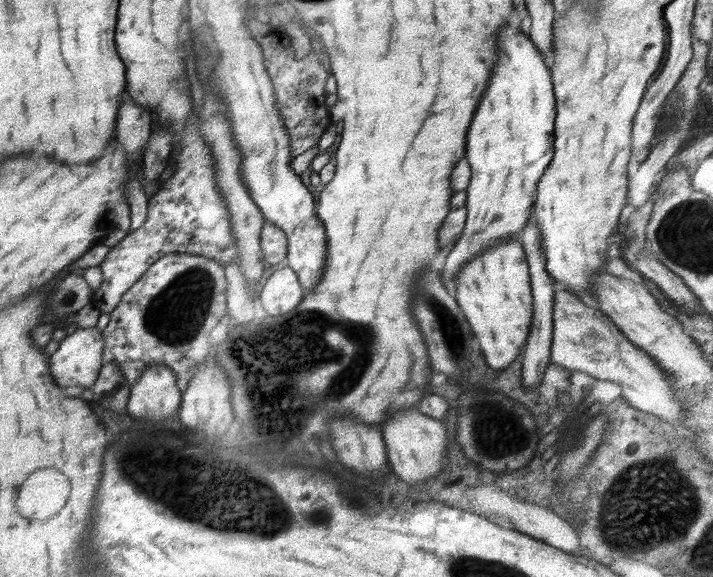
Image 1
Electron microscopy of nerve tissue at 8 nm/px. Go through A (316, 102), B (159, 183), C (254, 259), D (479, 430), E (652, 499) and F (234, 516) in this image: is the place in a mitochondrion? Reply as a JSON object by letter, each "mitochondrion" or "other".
{"A":"other","B":"other","C":"other","D":"mitochondrion","E":"mitochondrion","F":"mitochondrion"}

